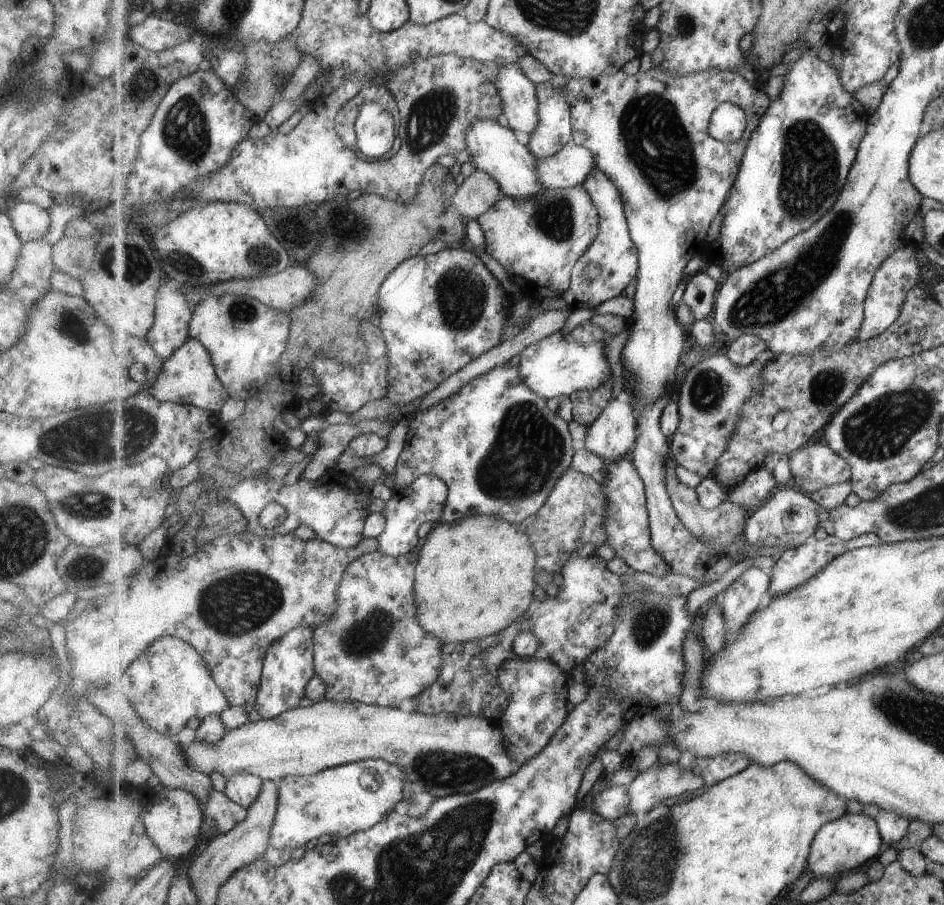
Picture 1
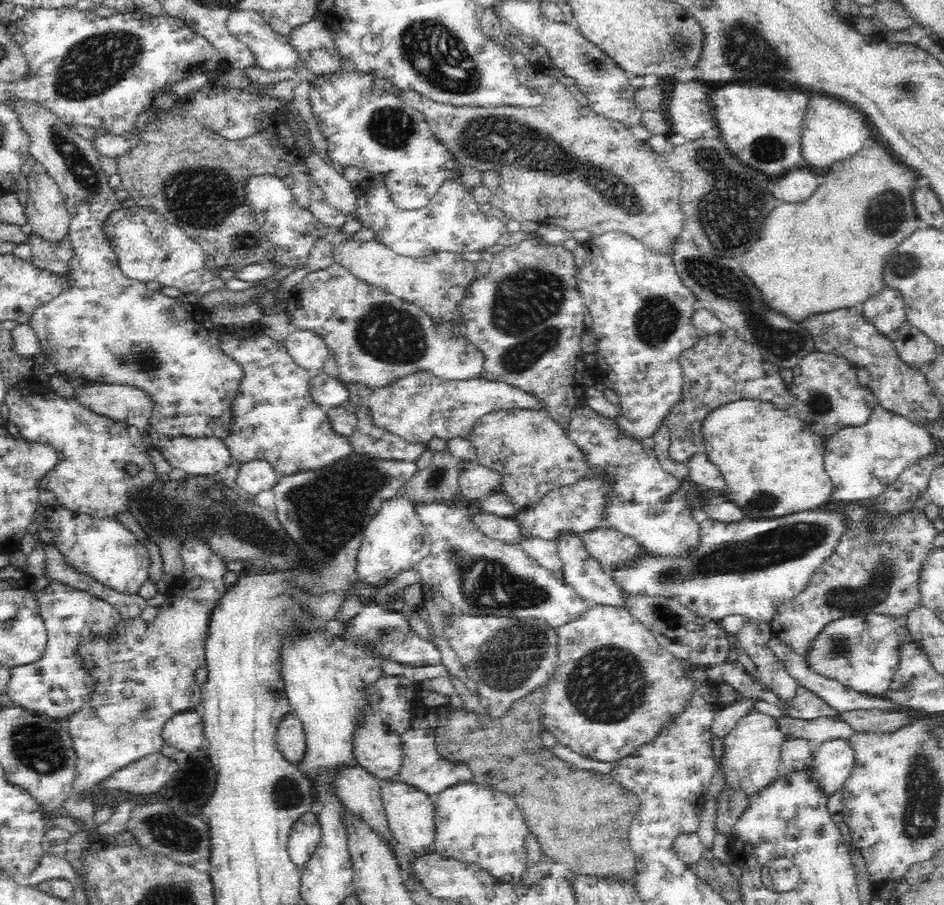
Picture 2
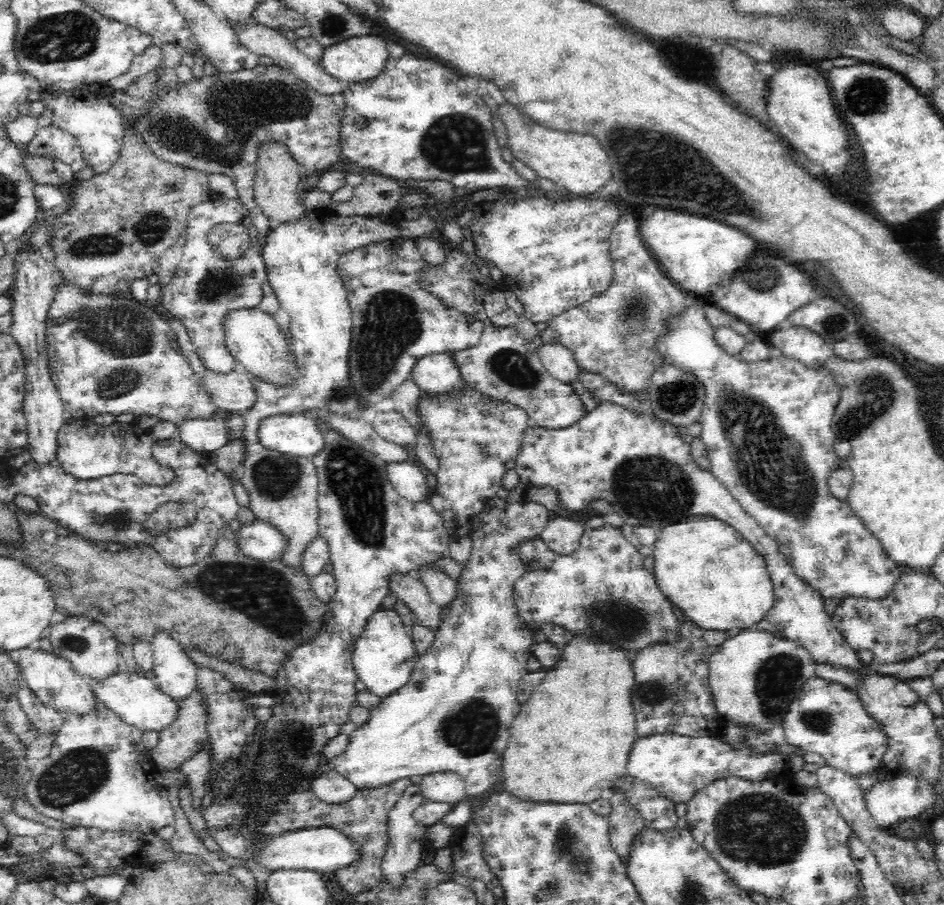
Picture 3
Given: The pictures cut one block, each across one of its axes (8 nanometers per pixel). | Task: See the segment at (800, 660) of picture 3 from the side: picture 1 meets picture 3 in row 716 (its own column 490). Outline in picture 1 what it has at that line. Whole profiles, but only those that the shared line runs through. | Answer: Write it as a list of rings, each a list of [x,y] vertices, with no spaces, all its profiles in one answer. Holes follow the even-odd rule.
[[[327,698],[308,707],[295,707],[272,719],[244,722],[214,743],[195,739],[184,744],[188,762],[205,774],[220,772],[225,779],[235,774],[260,776],[264,781],[281,782],[288,776],[311,776],[328,768],[354,763],[361,759],[384,758],[403,765],[411,782],[423,784],[427,792],[438,799],[459,793],[472,793],[504,779],[515,772],[517,765],[508,756],[503,729],[498,722],[467,715],[459,716],[442,712],[428,715],[417,711],[405,713],[395,707],[368,705],[351,701],[332,701]]]

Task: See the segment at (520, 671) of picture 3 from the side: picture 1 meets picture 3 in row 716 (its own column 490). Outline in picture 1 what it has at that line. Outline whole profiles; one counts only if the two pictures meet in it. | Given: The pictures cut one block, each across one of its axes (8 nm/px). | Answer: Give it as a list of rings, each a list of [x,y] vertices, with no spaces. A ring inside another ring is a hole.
[[[503,363],[412,418],[407,440],[397,458],[394,482],[396,489],[403,489],[423,475],[444,480],[448,486],[448,499],[441,519],[445,523],[487,515],[520,524],[543,508],[555,485],[571,468],[577,448],[570,422],[553,412],[548,400],[524,381],[519,365]]]

